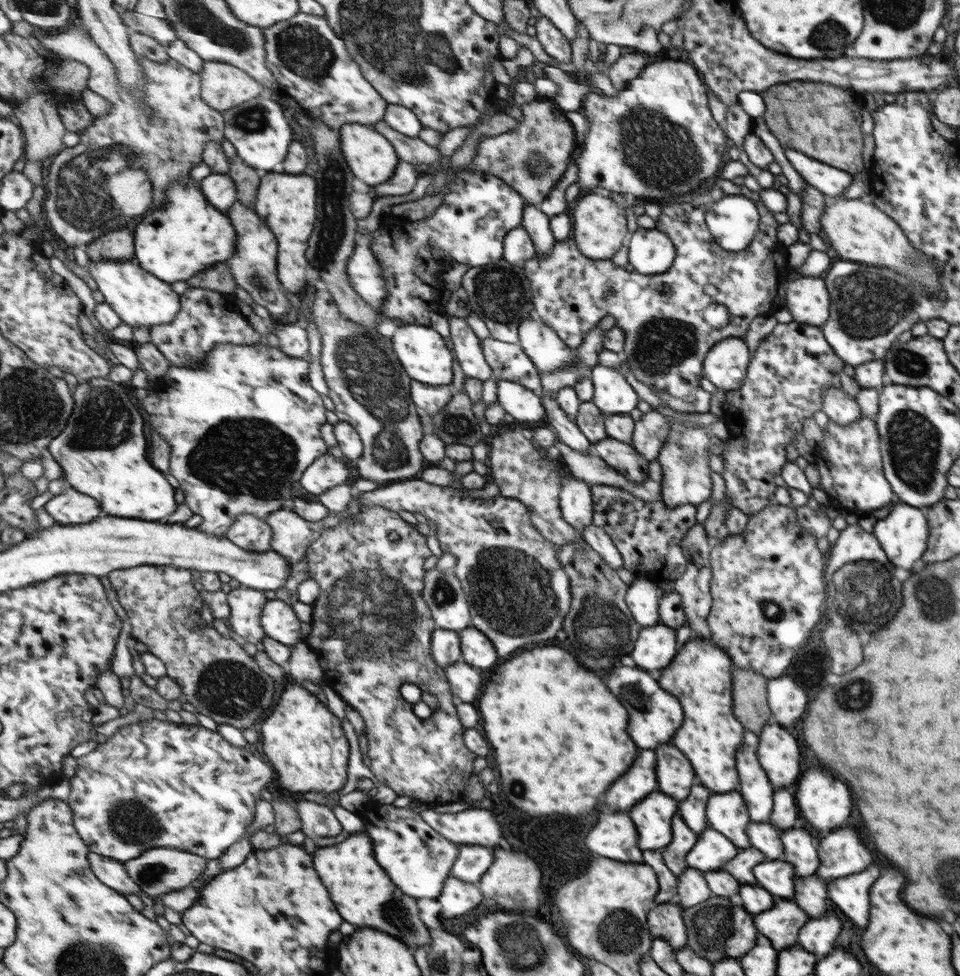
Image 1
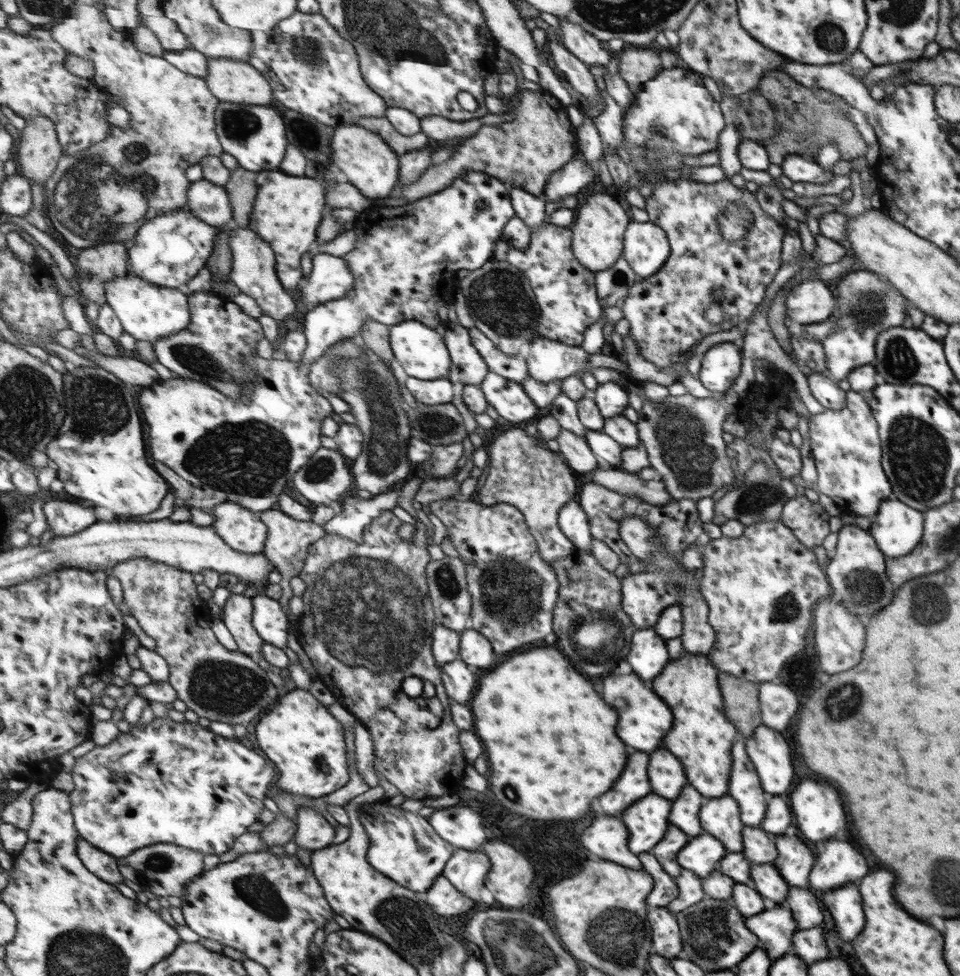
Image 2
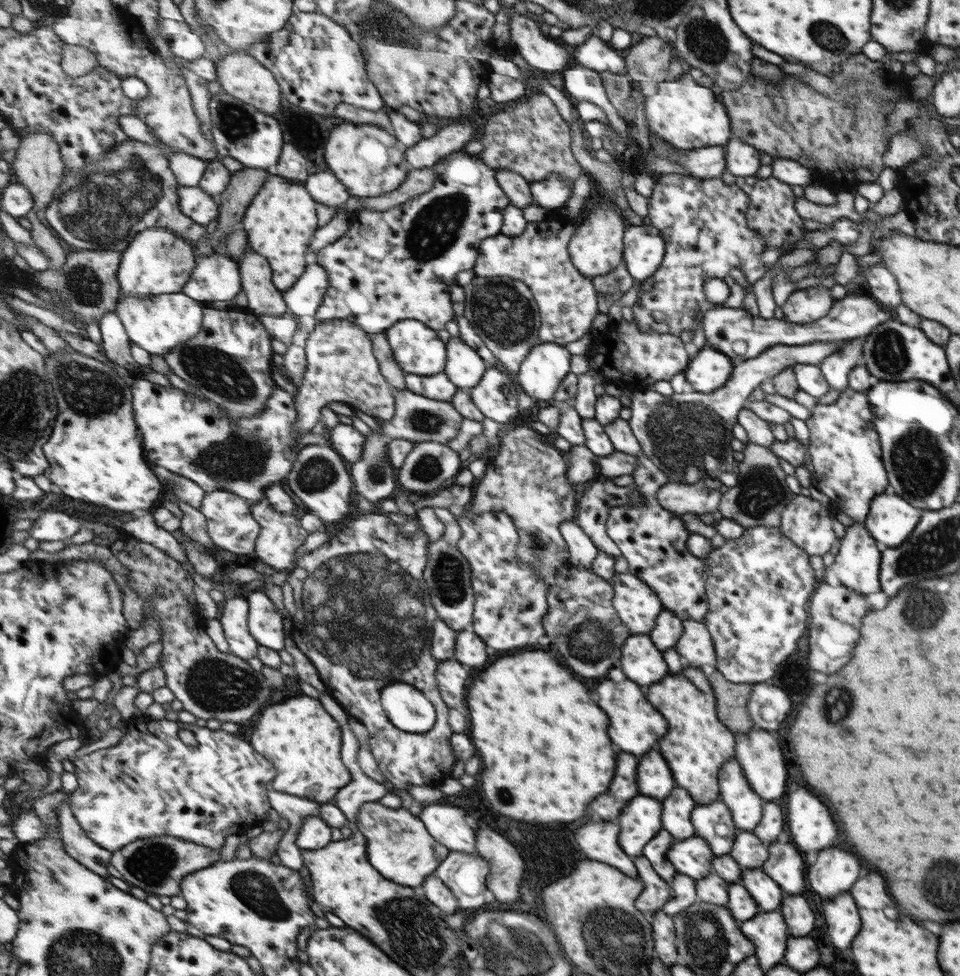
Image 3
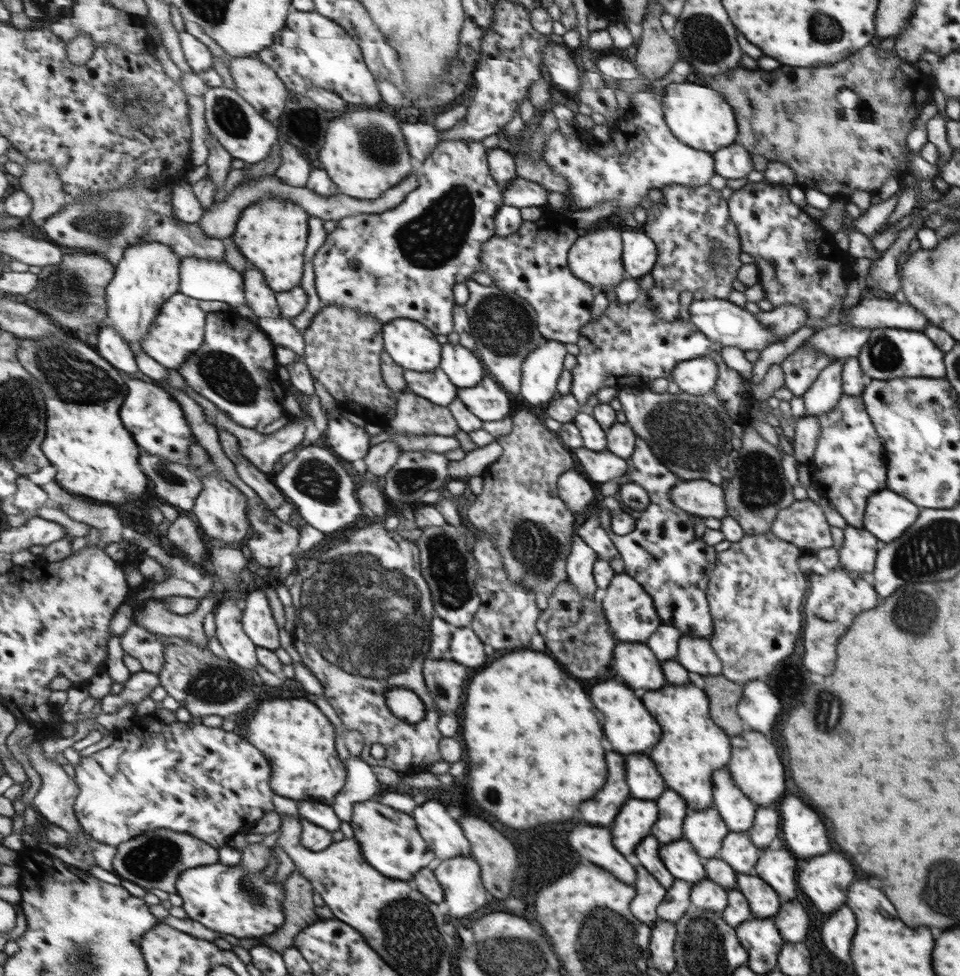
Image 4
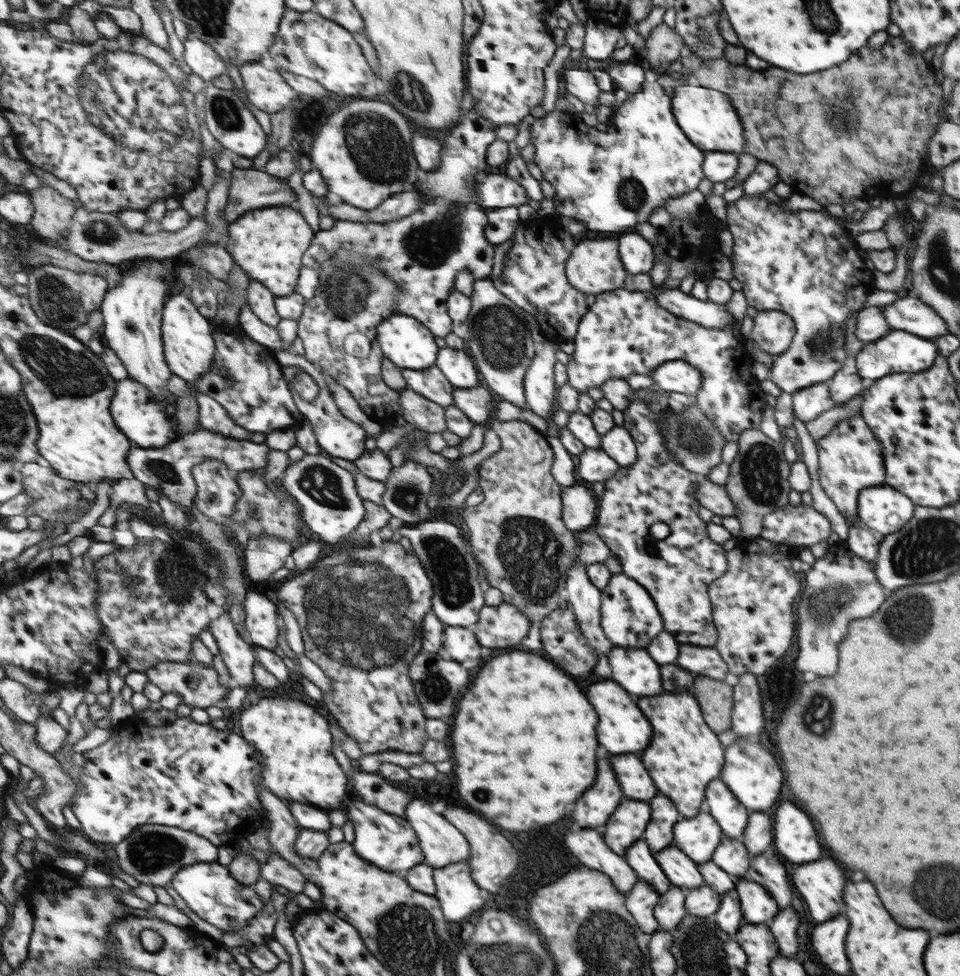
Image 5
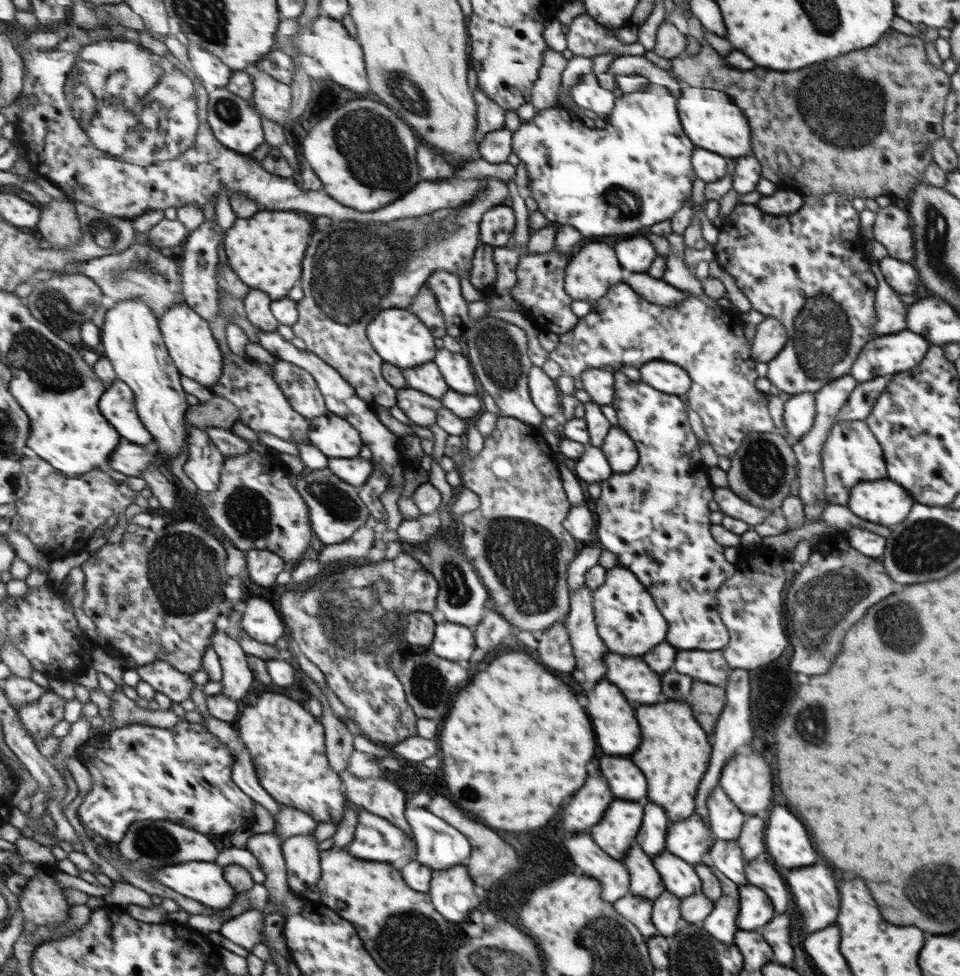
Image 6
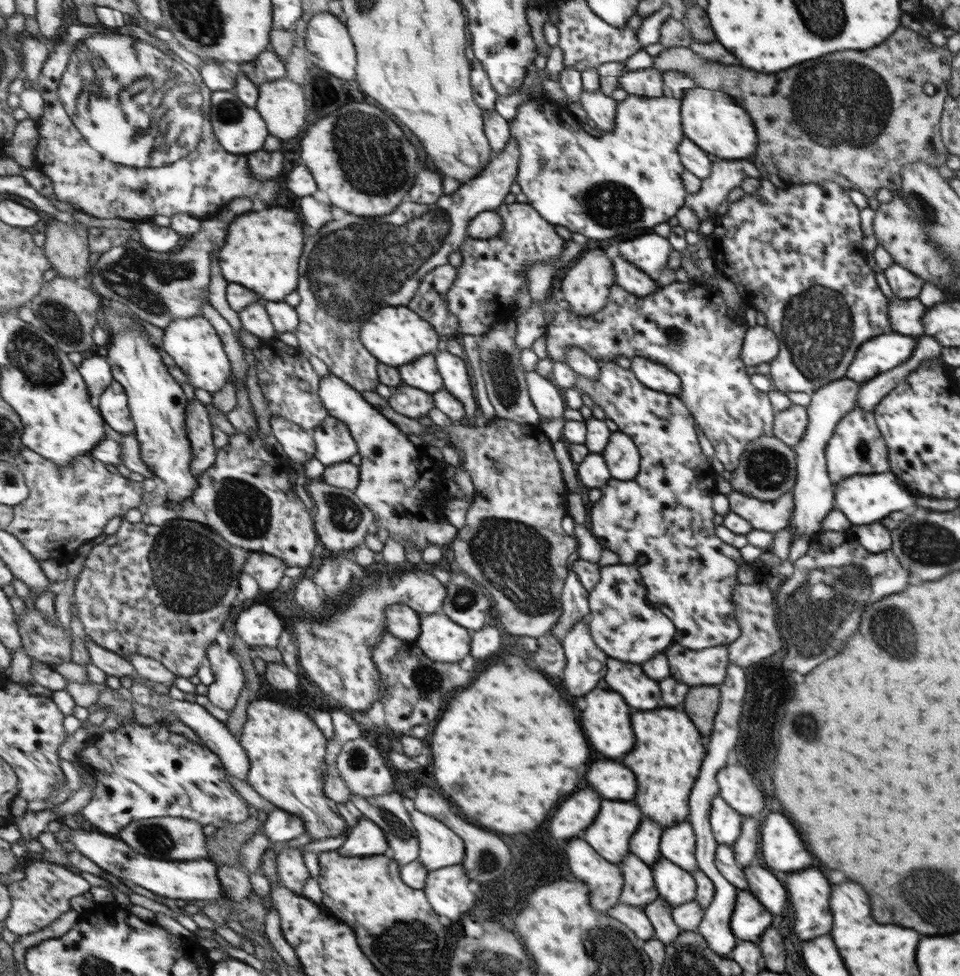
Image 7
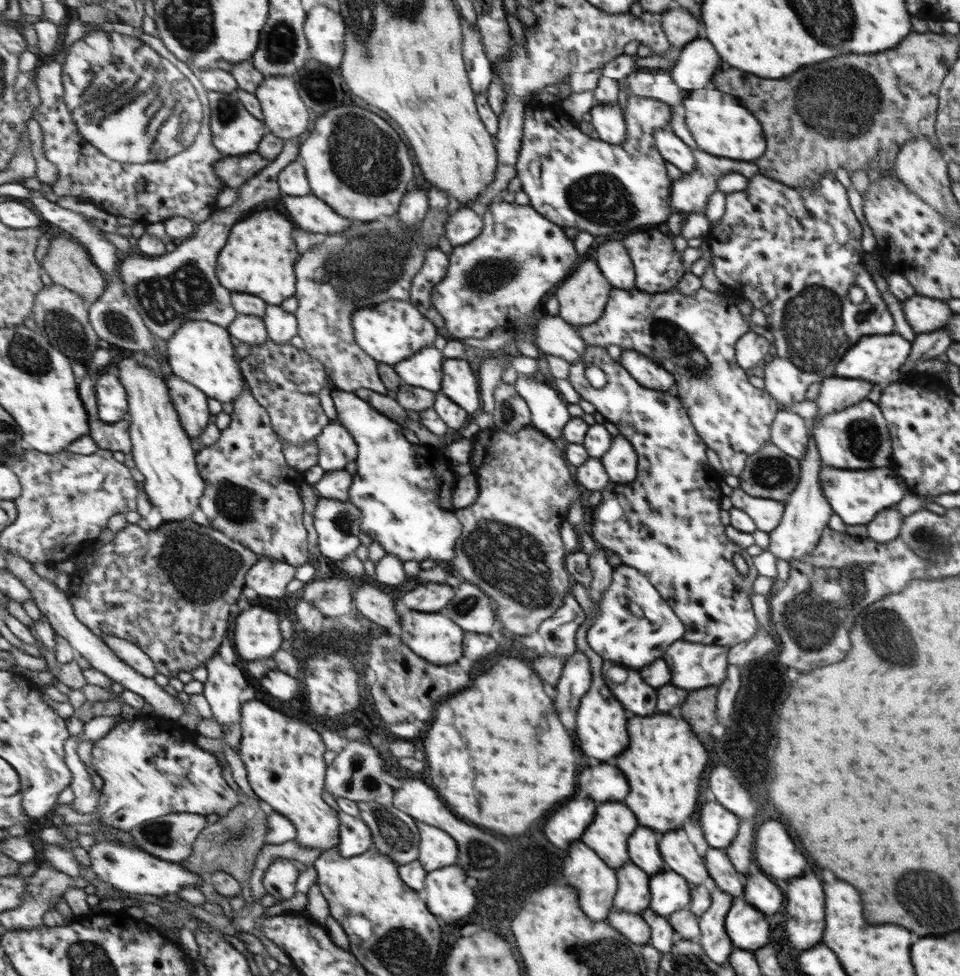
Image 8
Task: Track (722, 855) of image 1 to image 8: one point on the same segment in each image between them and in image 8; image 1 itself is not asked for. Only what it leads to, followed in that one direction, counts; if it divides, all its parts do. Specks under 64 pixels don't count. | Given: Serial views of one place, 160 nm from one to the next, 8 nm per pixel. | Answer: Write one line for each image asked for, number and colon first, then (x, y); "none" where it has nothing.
2: (702, 854)
3: (692, 856)
4: (679, 857)
5: (682, 872)
6: (680, 879)
7: (674, 885)
8: (668, 891)

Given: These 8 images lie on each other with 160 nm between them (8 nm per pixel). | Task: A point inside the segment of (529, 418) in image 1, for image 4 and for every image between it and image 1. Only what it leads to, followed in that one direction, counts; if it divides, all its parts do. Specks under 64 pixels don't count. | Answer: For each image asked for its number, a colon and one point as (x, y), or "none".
2: (509, 398)
3: (496, 396)
4: (489, 401)

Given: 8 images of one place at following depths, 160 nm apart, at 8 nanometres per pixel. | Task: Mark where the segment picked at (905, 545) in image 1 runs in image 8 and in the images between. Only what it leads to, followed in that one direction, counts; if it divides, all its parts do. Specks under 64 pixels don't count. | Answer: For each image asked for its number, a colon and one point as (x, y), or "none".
2: (897, 528)
3: (890, 520)
4: (887, 514)
5: (879, 509)
6: (883, 501)
7: (864, 499)
8: (856, 496)

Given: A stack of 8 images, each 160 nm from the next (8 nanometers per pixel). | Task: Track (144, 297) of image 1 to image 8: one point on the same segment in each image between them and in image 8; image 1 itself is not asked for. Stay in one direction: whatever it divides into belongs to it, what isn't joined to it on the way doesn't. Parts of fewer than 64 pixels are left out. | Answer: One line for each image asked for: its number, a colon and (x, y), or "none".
2: (150, 312)
3: (158, 323)
4: (179, 330)
5: (189, 339)
6: (195, 350)
7: (194, 343)
8: (201, 352)

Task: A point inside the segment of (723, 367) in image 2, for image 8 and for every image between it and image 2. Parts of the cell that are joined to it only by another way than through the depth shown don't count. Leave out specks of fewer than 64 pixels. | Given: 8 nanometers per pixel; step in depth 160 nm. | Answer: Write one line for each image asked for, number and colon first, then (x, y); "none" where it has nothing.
3: (710, 369)
4: (698, 376)
5: (676, 375)
6: (669, 378)
7: (658, 377)
8: (648, 373)

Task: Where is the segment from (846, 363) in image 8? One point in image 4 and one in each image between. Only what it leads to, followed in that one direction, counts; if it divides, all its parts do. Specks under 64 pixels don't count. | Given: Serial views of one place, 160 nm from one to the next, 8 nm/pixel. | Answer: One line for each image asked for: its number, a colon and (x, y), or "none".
4: (888, 353)
5: (899, 352)
6: (887, 355)
7: (885, 351)

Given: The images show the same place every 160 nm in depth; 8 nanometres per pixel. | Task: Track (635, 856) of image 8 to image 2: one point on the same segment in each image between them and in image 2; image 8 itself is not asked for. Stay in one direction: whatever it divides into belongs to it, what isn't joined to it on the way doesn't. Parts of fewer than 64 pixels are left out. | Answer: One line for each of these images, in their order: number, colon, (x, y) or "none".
2: (685, 806)
3: (678, 808)
4: (669, 828)
5: (659, 834)
6: (652, 836)
7: (645, 843)

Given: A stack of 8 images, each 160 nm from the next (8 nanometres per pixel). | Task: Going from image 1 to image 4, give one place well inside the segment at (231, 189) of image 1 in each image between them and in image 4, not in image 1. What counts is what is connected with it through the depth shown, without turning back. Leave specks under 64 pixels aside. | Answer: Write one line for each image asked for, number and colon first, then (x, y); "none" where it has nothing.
2: (210, 202)
3: (202, 207)
4: (187, 206)

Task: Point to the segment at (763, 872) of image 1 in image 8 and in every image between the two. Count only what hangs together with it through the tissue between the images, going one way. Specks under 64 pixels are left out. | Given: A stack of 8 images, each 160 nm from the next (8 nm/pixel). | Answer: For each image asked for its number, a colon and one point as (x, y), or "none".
2: (764, 878)
3: (765, 893)
4: (763, 902)
5: (757, 905)
6: (755, 909)
7: (749, 918)
8: (746, 928)

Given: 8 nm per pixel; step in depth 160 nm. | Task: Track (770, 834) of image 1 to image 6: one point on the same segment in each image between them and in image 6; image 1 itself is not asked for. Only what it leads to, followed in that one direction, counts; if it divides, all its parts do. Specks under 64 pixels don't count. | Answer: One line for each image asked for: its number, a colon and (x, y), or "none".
2: (758, 847)
3: (748, 851)
4: (737, 850)
5: (731, 856)
6: (725, 856)

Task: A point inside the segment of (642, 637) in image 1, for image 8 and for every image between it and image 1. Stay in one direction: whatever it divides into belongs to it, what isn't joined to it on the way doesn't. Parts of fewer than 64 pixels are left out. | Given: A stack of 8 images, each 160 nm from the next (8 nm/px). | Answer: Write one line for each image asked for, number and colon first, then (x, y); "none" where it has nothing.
2: (648, 654)
3: (640, 659)
4: (634, 662)
5: (633, 668)
6: (631, 674)
7: (642, 693)
8: (640, 699)

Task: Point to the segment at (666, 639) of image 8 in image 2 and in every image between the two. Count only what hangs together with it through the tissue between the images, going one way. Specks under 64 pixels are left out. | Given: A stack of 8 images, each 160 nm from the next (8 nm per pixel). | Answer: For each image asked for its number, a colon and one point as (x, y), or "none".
2: (645, 595)
3: (638, 607)
4: (629, 610)
5: (629, 618)
6: (627, 620)
7: (626, 626)

